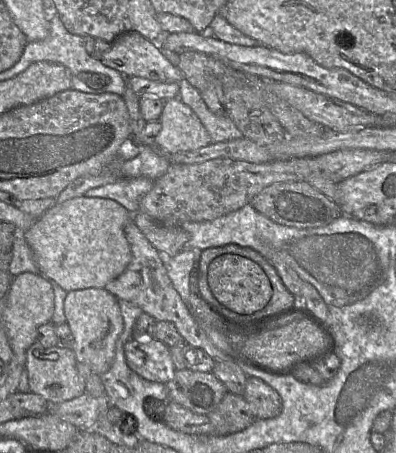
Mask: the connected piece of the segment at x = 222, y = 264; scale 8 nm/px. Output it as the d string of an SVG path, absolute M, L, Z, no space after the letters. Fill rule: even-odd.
M235 254L215 258L208 268L208 286L217 301L240 315L263 309L272 297L272 286L263 269L254 261Z

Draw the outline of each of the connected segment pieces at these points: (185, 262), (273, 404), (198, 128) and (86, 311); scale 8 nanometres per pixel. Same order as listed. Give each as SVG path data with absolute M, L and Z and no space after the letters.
M184 248L175 256L159 252L159 257L174 288L187 306L190 297L190 273L195 261L199 260L201 252L199 248Z
M248 377L243 394L255 419L271 419L282 411L280 395L268 384L256 377Z
M178 98L165 101L161 116L161 130L155 137L154 146L167 154L194 151L209 145L210 136L193 110Z
M87 288L67 292L64 301L66 323L75 339L73 351L77 362L86 364L101 376L112 364L116 341L124 329L124 320L118 299L106 289Z

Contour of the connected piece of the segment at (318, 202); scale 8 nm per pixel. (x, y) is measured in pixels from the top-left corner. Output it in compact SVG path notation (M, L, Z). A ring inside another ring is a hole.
M307 181L271 184L256 195L251 203L258 212L273 222L300 229L325 227L343 215L337 203L315 189Z

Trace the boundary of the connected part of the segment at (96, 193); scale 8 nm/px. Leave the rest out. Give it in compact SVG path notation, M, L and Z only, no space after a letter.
M140 176L120 178L116 182L89 189L87 197L108 198L122 205L130 214L139 212L141 199L153 188L153 180Z

